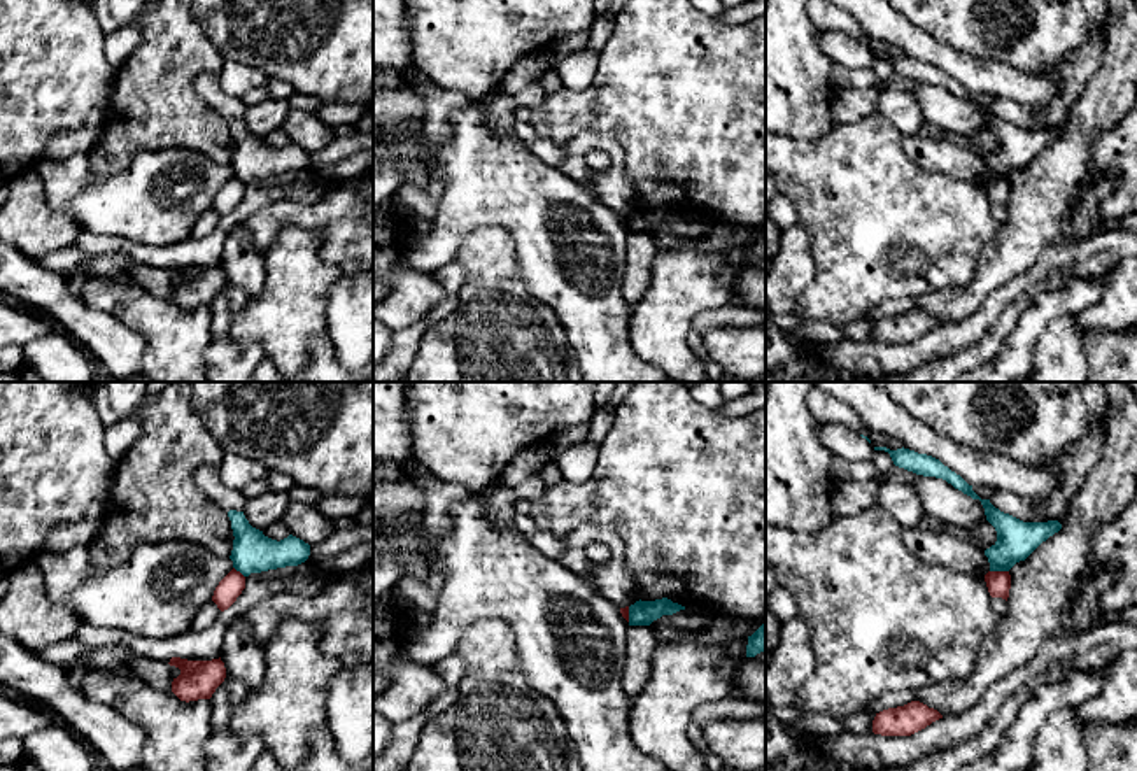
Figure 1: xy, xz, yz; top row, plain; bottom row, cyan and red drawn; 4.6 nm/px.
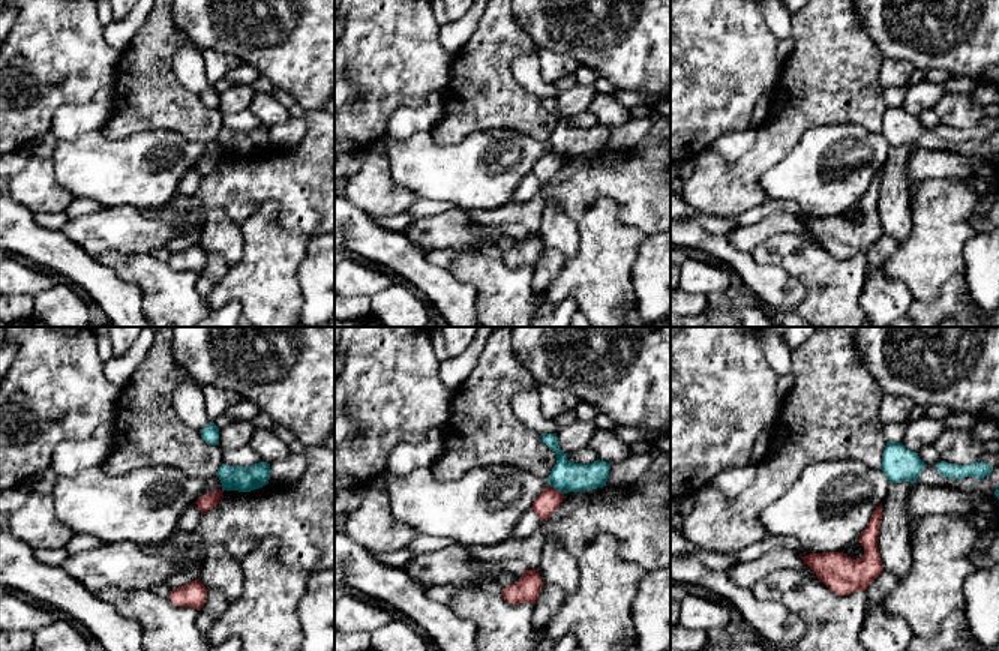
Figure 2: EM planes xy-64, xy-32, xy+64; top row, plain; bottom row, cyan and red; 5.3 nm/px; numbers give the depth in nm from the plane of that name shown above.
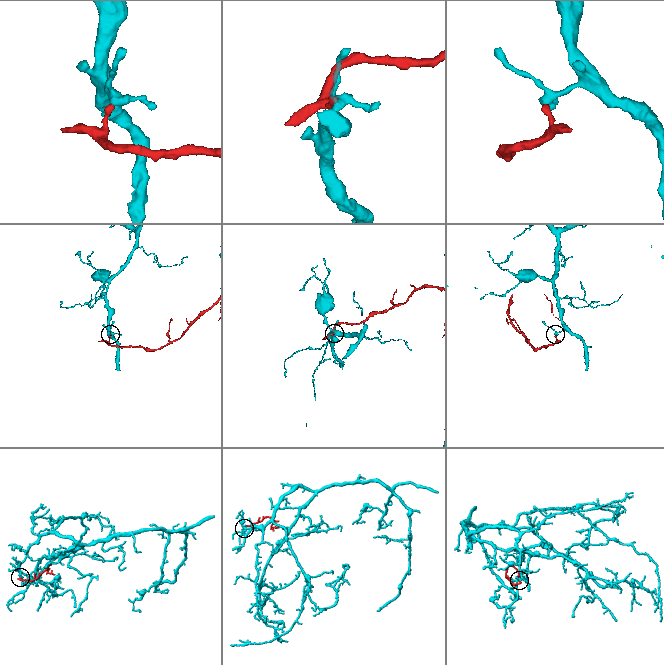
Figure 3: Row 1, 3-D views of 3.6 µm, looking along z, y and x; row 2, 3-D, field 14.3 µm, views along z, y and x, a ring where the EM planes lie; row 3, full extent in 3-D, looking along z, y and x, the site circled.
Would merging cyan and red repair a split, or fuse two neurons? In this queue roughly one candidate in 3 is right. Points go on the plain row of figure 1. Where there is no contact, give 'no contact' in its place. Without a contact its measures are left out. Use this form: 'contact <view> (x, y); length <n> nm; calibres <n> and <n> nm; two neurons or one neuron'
contact yz (999, 177); length 90 nm; calibres 180 and 110 nm; two neurons

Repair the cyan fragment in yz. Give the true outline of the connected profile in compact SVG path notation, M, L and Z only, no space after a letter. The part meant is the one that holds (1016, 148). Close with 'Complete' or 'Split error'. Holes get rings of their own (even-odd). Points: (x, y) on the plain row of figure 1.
M874 54L890 61L895 74L923 84L943 86L955 96L979 107L986 128L997 138L997 149L985 158L990 170L990 179L1009 179L1016 170L1025 168L1042 149L1062 137L1058 128L1048 130L1023 130L1009 121L995 116L990 107L981 107L960 82L944 74L939 67L918 61L909 56L890 58L886 54Z. Complete

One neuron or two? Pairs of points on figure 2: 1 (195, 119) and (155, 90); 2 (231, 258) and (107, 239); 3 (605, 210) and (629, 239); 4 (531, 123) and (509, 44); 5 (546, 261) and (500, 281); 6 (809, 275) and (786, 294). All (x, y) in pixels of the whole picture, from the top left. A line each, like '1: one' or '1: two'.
1: one
2: two
3: one
4: one
5: two
6: two

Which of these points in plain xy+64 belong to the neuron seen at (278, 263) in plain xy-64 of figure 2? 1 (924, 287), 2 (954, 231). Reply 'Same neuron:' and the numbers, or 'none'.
Same neuron: 1, 2

